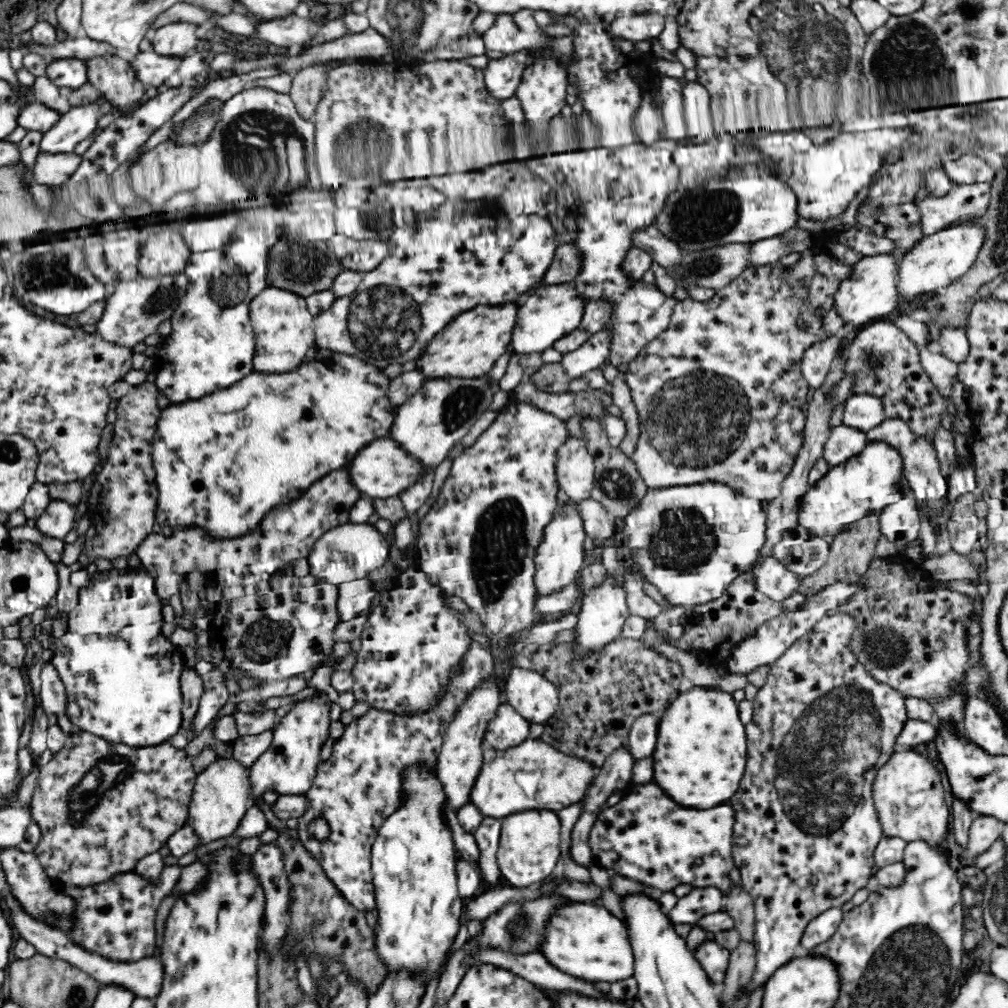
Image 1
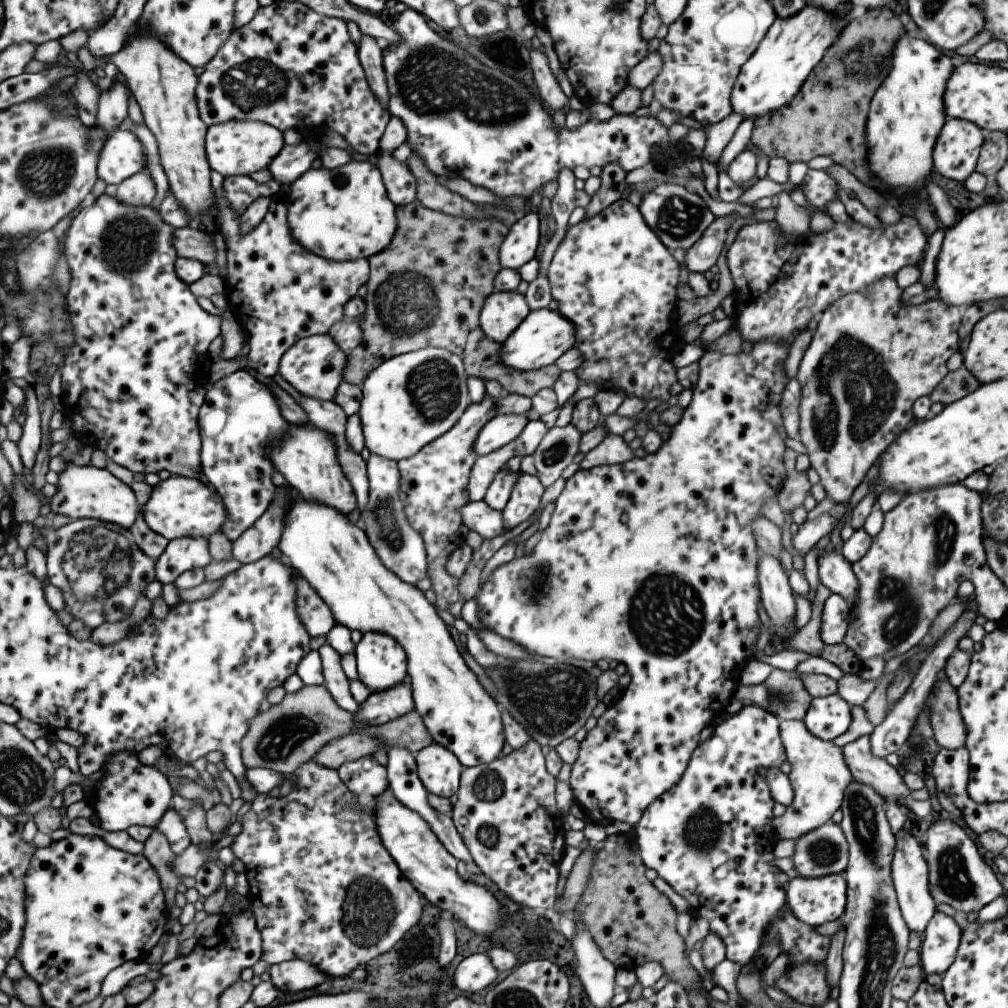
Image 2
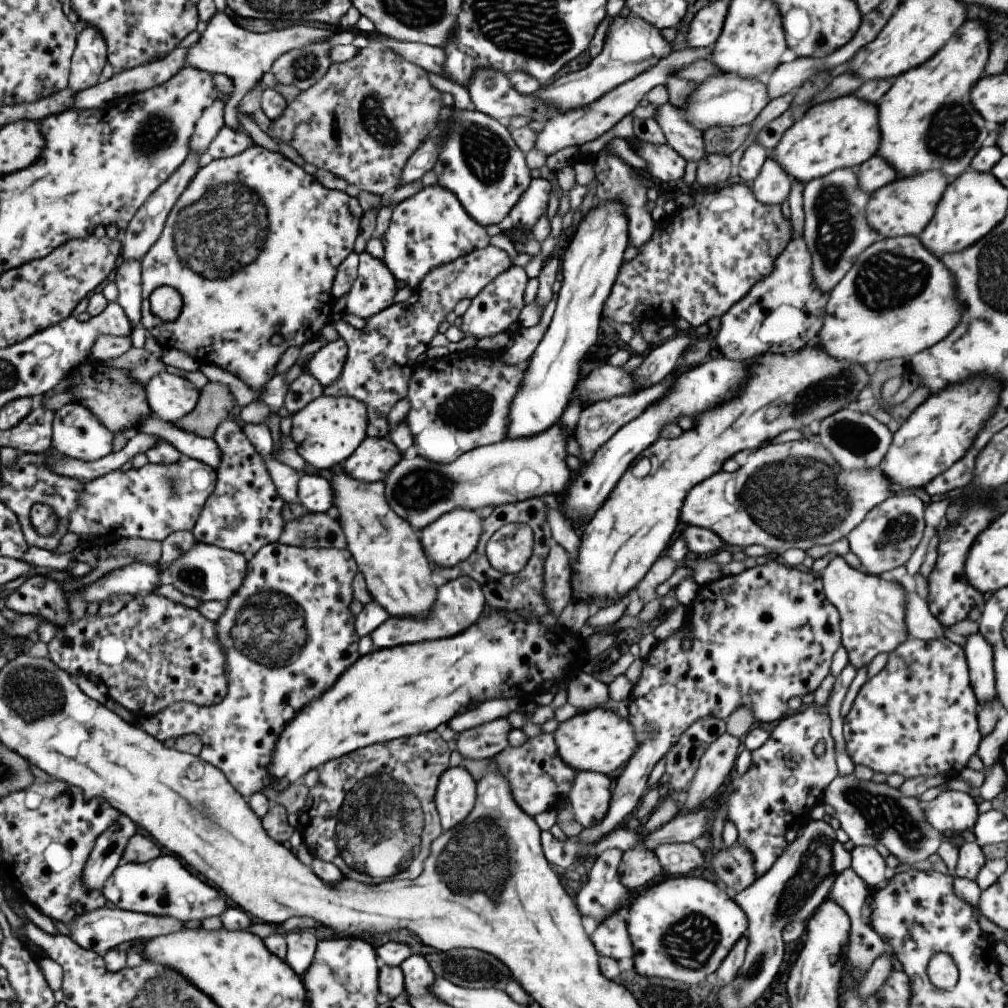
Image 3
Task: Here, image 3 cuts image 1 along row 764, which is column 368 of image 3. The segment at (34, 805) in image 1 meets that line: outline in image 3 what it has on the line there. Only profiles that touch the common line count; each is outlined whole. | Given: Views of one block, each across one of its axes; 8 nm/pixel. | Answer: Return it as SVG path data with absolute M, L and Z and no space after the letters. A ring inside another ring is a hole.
M379 39L369 41L360 50L349 62L331 63L318 82L286 104L281 116L271 121L269 134L282 145L291 146L305 163L335 174L359 191L381 197L389 188L397 188L401 168L407 158L435 133L444 108L441 93L431 86L425 70L389 52Z

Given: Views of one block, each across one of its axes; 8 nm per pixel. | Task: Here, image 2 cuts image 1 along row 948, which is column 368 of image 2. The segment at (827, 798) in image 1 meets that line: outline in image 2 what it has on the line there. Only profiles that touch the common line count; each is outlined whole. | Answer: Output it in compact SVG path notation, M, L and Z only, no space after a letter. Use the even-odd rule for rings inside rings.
M372 756L344 762L336 771L340 781L353 796L365 793L375 798L387 788L385 767L377 764Z

